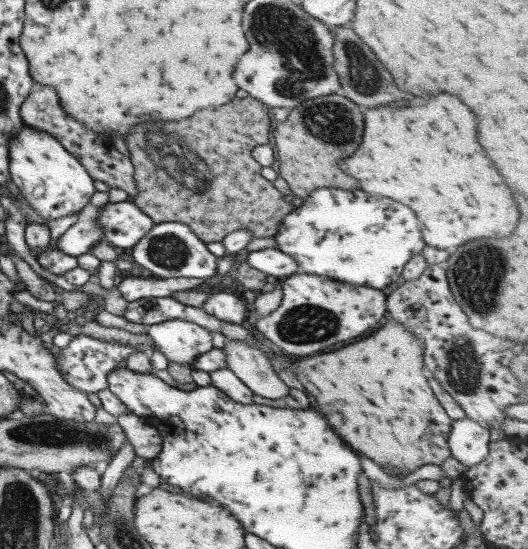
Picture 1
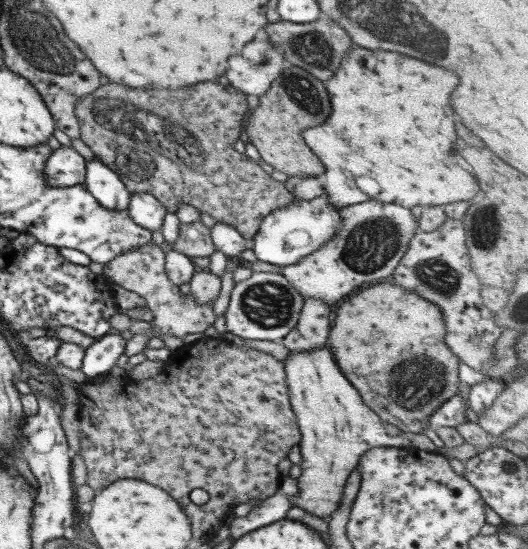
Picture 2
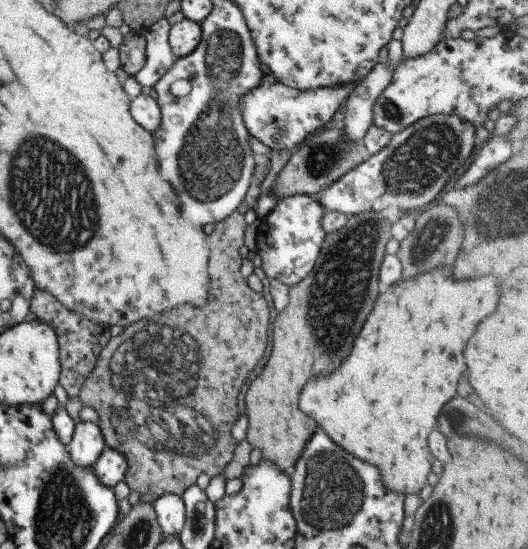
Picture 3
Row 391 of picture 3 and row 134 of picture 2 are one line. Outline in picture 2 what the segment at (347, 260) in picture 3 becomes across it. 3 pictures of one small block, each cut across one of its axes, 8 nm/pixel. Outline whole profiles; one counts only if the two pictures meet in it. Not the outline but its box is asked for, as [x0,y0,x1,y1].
[245,65,331,176]

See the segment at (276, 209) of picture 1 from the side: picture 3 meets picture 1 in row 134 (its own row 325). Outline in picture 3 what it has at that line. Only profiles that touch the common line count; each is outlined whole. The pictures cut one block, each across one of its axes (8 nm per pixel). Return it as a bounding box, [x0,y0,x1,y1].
[79,211,269,498]

